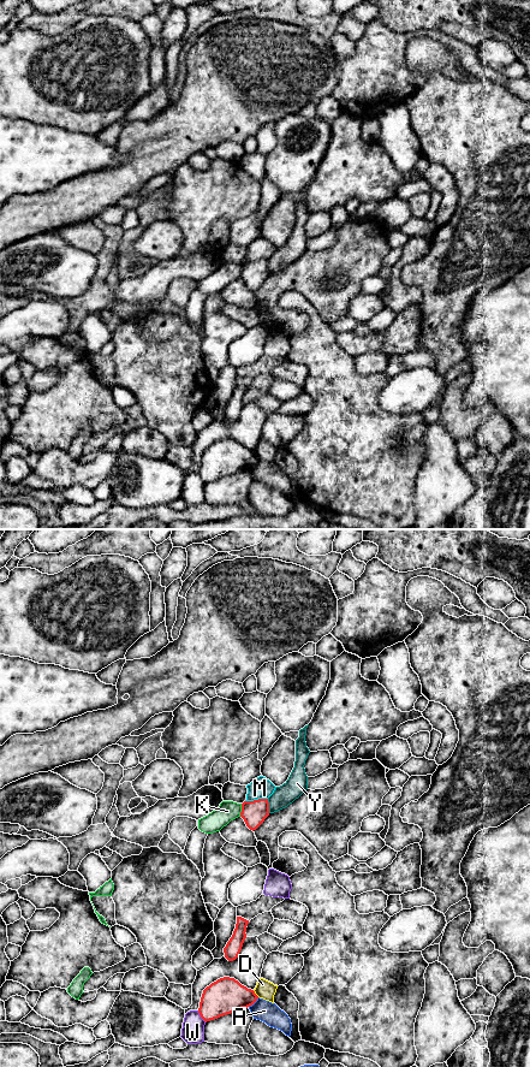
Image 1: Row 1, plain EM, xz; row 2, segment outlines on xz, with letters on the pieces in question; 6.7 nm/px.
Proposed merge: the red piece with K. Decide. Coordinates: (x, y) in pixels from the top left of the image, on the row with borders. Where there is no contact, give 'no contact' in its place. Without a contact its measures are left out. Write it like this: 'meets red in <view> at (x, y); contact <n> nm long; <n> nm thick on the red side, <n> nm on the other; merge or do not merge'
meets red in xz at (242, 810); contact 90 nm long; 160 nm thick on the red side, 140 nm on the other; do not merge

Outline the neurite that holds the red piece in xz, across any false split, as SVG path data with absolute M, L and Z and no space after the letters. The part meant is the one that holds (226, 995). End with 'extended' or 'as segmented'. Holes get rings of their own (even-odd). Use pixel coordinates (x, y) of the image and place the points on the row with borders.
M224 977L203 990L198 1013L207 1022L220 1016L248 1008L257 1001L254 990L242 985L238 980Z | as segmented

